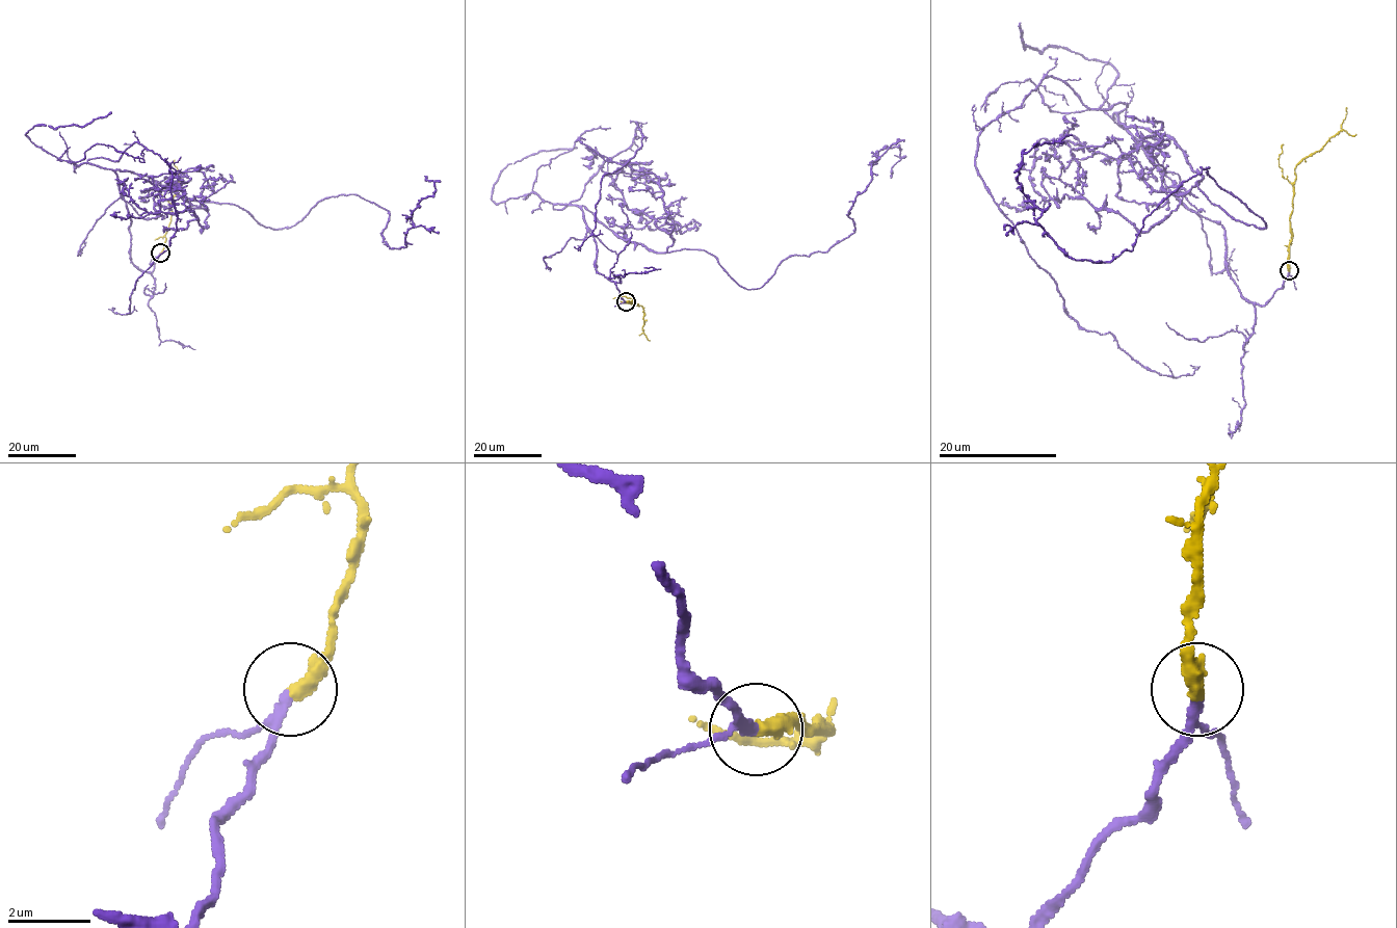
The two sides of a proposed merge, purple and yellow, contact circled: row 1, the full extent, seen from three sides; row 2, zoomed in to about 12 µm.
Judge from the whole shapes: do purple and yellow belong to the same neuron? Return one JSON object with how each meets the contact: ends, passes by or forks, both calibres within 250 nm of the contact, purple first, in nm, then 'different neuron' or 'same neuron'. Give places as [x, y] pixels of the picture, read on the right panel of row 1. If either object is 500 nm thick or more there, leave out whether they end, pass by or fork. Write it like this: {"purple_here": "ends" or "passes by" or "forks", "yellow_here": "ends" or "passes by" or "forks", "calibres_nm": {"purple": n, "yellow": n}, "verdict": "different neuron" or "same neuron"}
{"purple_here": "passes by", "yellow_here": "ends", "calibres_nm": {"purple": 170, "yellow": 400}, "verdict": "same neuron"}

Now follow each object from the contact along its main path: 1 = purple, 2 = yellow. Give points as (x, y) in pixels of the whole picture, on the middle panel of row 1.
1: (626, 301), (582, 206), (627, 241), (712, 254), (754, 289), (853, 232), (886, 147), (901, 150), (890, 178)
2: (626, 301), (635, 302), (643, 310), (643, 333), (639, 335)

